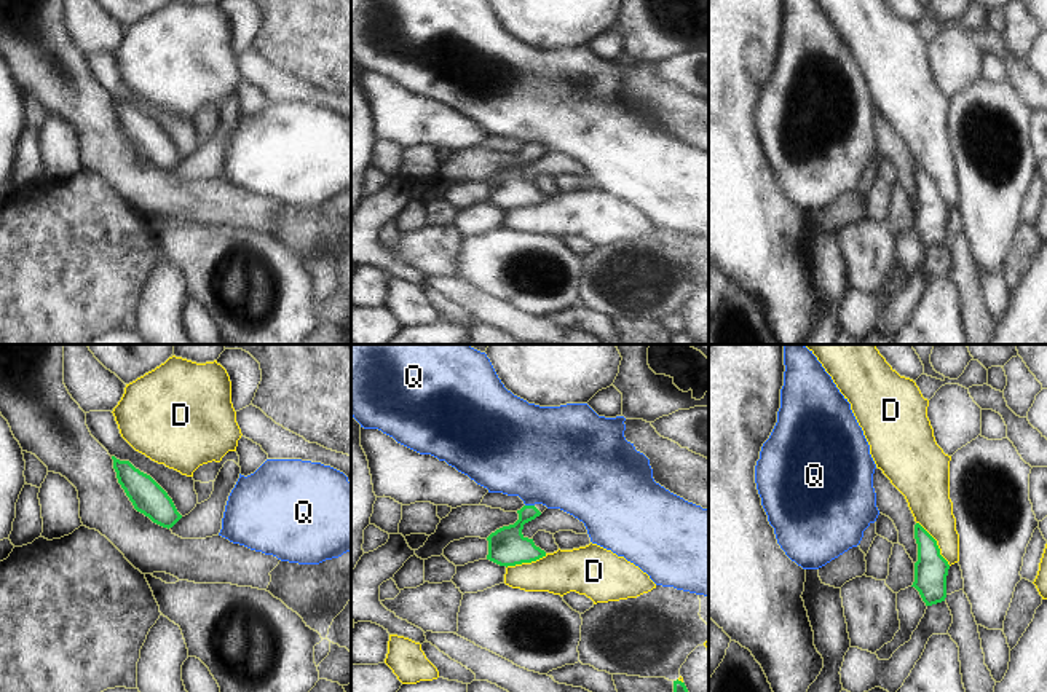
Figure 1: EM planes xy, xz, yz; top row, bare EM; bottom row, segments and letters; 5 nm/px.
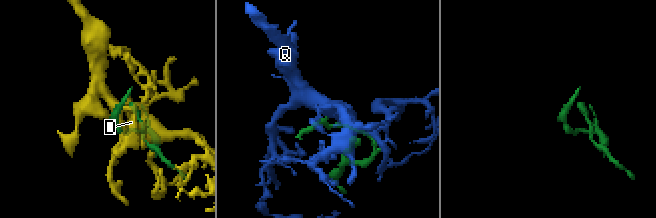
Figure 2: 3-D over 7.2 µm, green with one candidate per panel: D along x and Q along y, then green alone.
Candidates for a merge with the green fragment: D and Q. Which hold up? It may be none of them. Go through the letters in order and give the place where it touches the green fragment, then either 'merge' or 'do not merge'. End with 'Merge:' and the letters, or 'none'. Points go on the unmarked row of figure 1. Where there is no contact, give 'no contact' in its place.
D: yz (936, 187) | do not merge
Q: xz (530, 149) | do not merge
Merge: none

